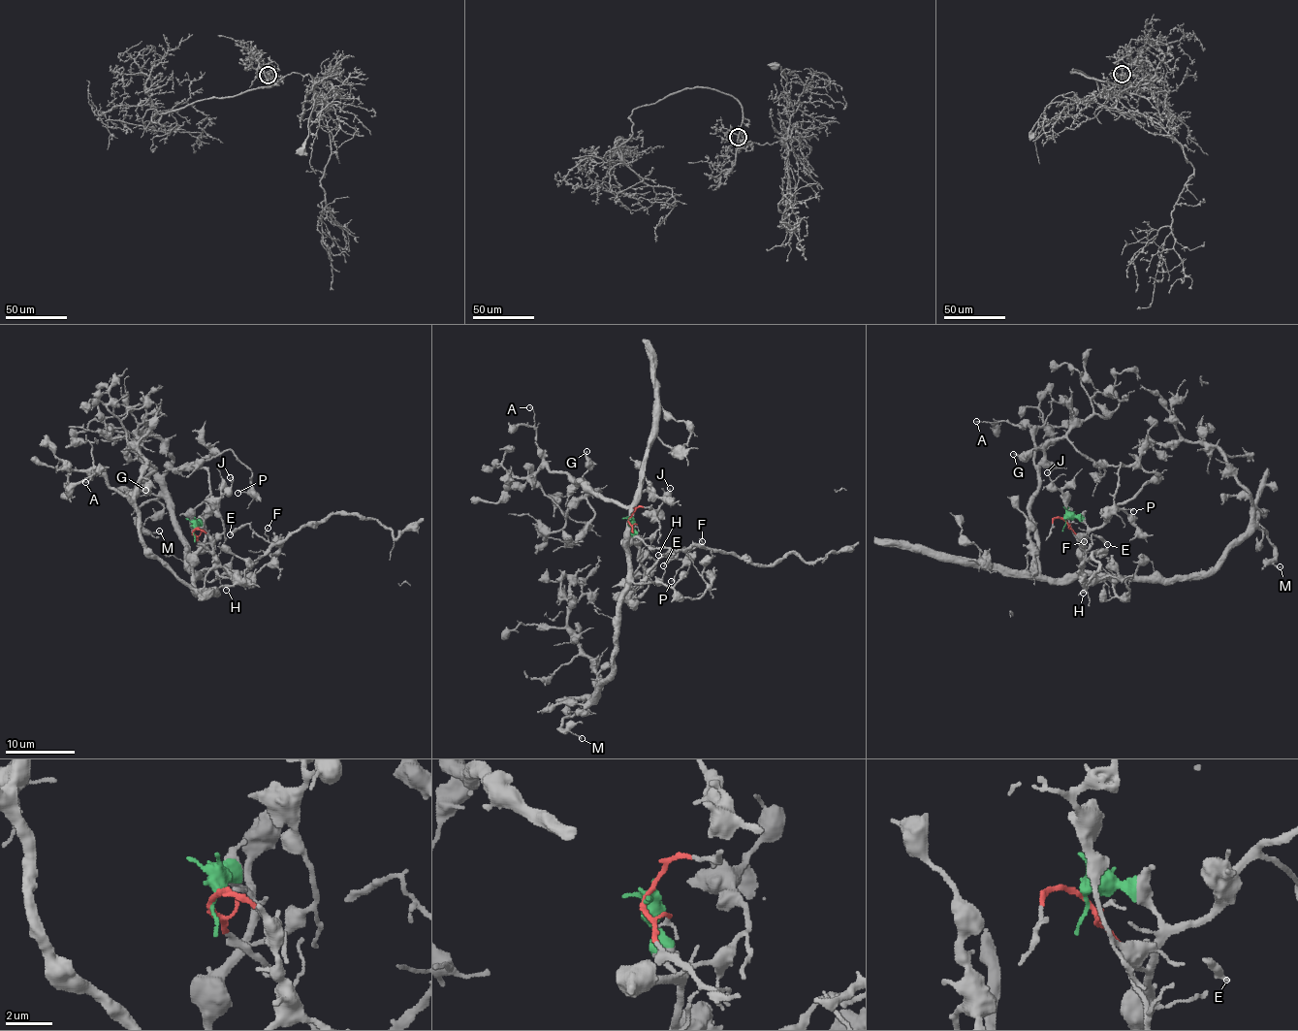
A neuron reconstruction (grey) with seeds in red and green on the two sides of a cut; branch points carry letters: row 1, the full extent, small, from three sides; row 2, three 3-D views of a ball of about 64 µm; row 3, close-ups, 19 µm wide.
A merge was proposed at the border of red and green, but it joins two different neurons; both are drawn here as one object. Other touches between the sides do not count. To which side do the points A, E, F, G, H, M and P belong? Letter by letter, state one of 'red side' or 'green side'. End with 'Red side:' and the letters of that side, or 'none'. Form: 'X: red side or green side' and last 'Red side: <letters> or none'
A: green side
E: red side
F: red side
G: green side
H: red side
M: green side
P: green side
Red side: E, F, H

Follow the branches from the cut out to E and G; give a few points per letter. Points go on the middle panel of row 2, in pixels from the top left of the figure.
E: (630, 517), (631, 530), (644, 544), (678, 549), (698, 544), (704, 547), (680, 549), (664, 566)
G: (630, 517), (632, 532), (639, 544), (625, 546), (629, 512), (574, 481), (589, 468), (587, 451)

